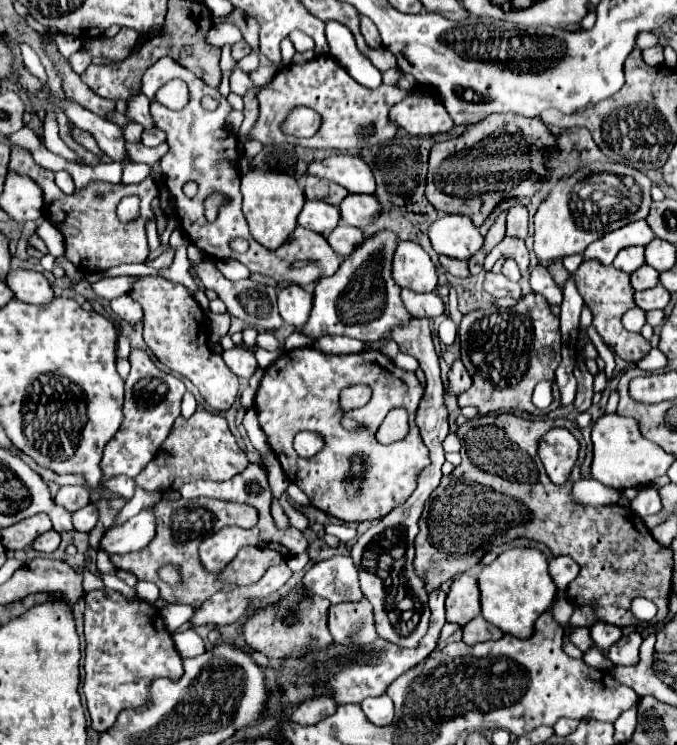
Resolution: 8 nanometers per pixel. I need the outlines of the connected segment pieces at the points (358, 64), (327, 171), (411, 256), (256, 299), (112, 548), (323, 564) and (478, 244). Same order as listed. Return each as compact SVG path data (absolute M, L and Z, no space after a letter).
M326 22L326 38L330 44L330 56L342 64L348 74L366 88L378 88L382 84L382 74L376 66L358 52L352 32L340 22Z
M334 154L320 162L312 162L308 166L308 174L332 180L344 186L348 192L372 194L376 190L372 168L358 156L350 154Z
M398 242L392 260L392 278L400 288L420 294L434 292L438 284L434 262L416 242Z
M202 259L200 264L194 264L194 270L198 272L198 278L202 280L205 288L214 290L218 294L218 298L226 304L228 312L234 314L236 318L244 320L248 326L258 328L258 330L276 330L276 328L282 326L282 318L280 318L278 306L276 306L276 290L272 286L256 284L252 280L232 282L232 280L228 280L228 278L222 276L222 272L216 268L212 260Z
M154 506L144 508L140 514L130 518L124 526L110 528L100 548L104 548L108 554L126 554L136 552L148 546L148 542L156 536L156 518L154 518Z
M332 556L316 562L304 574L302 586L312 594L330 600L330 604L364 600L358 584L358 572L348 556Z
M444 214L438 216L434 226L430 226L430 240L438 254L446 254L450 258L468 260L474 252L482 248L482 234L472 224L468 216L462 214Z

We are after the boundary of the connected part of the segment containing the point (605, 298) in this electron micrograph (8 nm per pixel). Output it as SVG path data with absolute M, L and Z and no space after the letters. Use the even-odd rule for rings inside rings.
M590 260L582 262L582 266L578 268L578 272L572 274L572 278L584 303L592 308L592 323L602 334L604 342L612 346L612 350L626 362L638 362L640 358L644 358L650 352L650 342L644 340L640 334L630 334L620 322L622 314L636 306L634 288L630 286L630 274L616 270L614 266L602 266L600 262Z

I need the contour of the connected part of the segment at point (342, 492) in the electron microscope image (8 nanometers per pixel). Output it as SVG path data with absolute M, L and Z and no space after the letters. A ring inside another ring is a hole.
M306 346L306 348L284 352L272 366L266 368L262 384L258 388L256 408L258 408L260 426L268 438L270 448L274 450L276 458L282 464L284 474L288 476L290 482L300 486L300 490L308 496L310 504L324 510L326 514L332 514L332 516L344 520L344 522L364 522L364 520L384 518L388 512L402 506L410 498L412 490L416 488L418 474L422 472L422 468L426 468L430 464L428 448L424 446L418 426L414 422L414 414L416 414L422 394L424 394L424 388L418 382L416 374L398 368L390 358L386 358L378 350L362 350L358 354L334 356L334 354L324 354L324 352L316 350L314 346ZM350 384L368 384L372 388L372 400L362 408L342 412L340 392L342 392L342 388L346 388ZM392 408L404 408L408 412L410 430L398 442L380 444L376 440L376 430L382 424L382 420L386 418L384 414L388 414ZM342 418L352 418L352 420L360 422L362 430L346 430L342 426ZM302 430L312 430L312 432L318 432L324 436L324 442L326 442L324 448L312 458L300 458L296 454L296 450L292 448L294 436Z

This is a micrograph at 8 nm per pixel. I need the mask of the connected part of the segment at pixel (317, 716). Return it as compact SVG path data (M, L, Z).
M312 698L310 702L304 702L302 706L298 706L294 712L292 712L292 720L296 724L316 724L328 716L334 714L336 710L336 702L330 702L330 698Z

